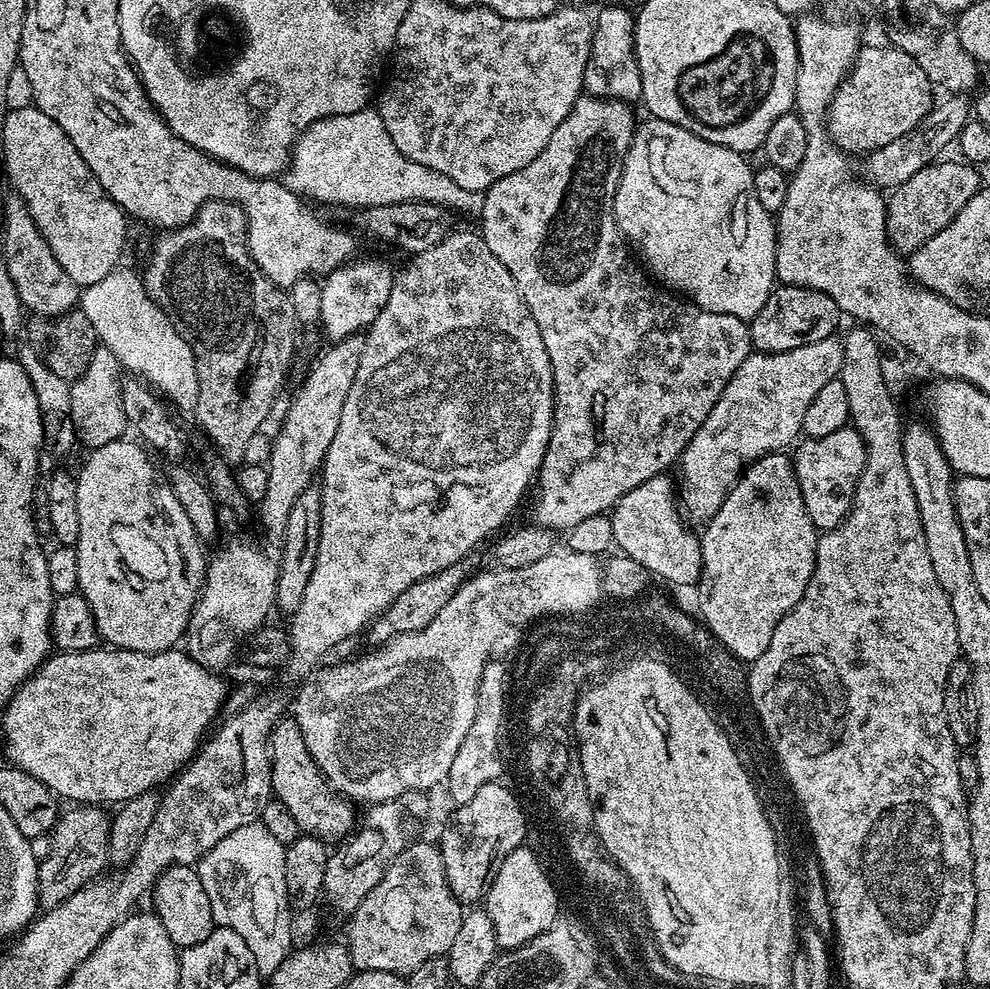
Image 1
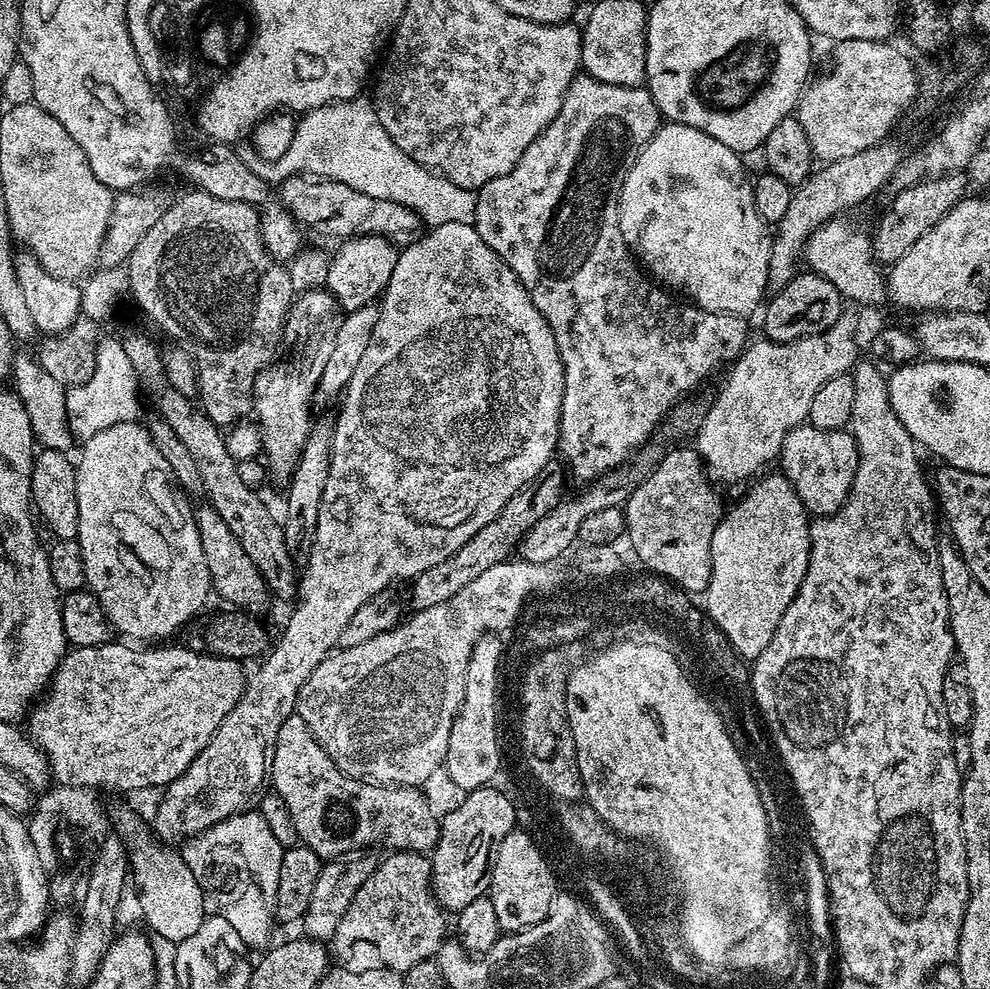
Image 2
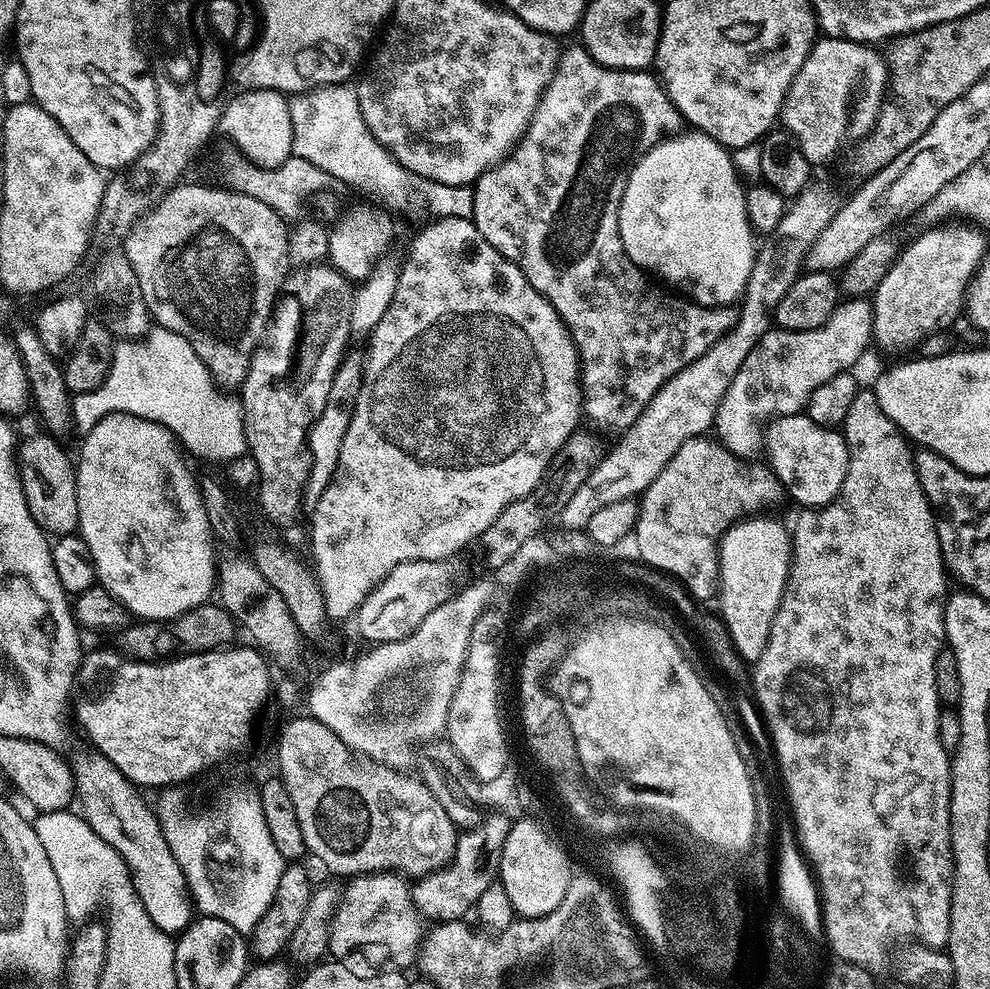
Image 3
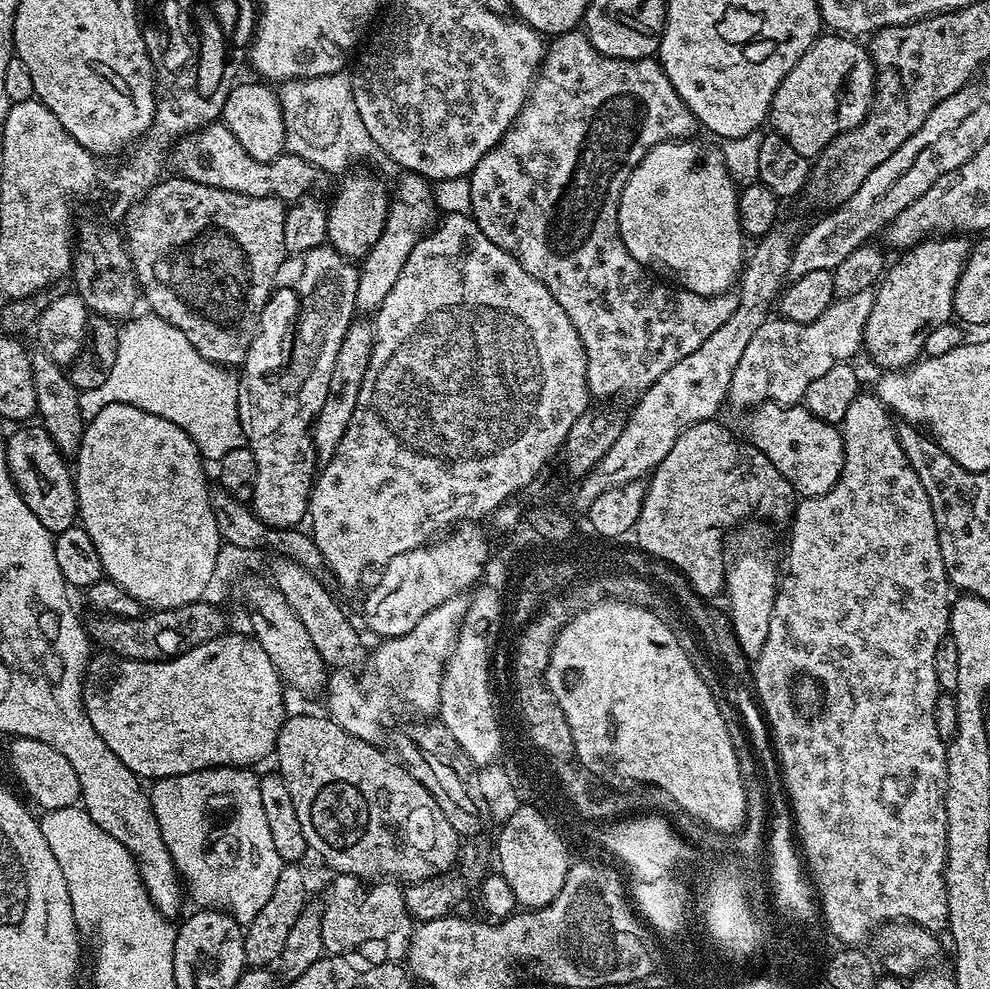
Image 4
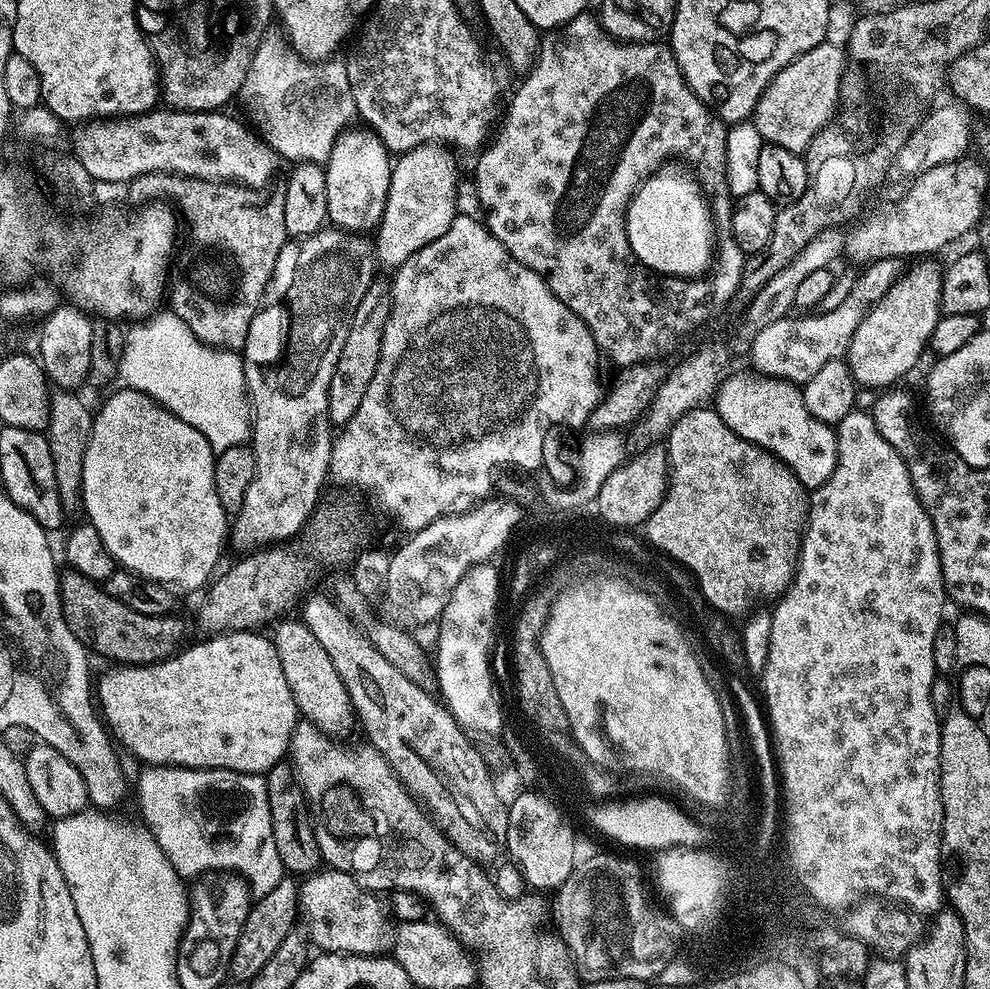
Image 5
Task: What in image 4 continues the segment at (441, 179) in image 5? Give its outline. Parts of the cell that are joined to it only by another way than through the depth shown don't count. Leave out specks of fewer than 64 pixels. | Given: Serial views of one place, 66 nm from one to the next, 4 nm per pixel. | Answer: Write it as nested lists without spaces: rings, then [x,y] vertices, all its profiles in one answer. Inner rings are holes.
[[[404,174],[401,177],[396,192],[394,188],[394,199],[388,205],[388,221],[382,230],[382,238],[378,238],[371,252],[363,257],[359,265],[360,281],[356,306],[361,313],[372,314],[379,308],[386,294],[390,294],[394,282],[398,282],[398,274],[402,274],[402,266],[406,266],[406,258],[410,258],[410,250],[414,250],[420,237],[433,227],[438,216],[433,185],[423,176]]]

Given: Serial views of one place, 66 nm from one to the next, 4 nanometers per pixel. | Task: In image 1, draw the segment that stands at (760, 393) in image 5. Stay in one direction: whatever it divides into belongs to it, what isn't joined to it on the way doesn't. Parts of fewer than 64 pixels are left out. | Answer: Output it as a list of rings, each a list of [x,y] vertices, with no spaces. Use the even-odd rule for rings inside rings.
[[[849,426],[826,434],[826,438],[808,438],[794,456],[796,481],[806,502],[806,514],[818,530],[836,528],[848,517],[858,480],[866,462],[864,440],[855,428]]]

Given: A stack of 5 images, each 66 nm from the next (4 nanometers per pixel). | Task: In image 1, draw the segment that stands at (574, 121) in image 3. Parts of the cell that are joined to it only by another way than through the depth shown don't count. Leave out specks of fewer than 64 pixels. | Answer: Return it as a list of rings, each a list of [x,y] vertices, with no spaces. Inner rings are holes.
[[[580,95],[574,102],[570,114],[550,134],[550,142],[534,158],[532,164],[528,164],[522,170],[514,174],[506,174],[506,178],[498,178],[494,186],[490,186],[484,193],[484,205],[482,214],[478,218],[479,235],[483,236],[486,246],[490,246],[490,254],[510,270],[510,278],[514,278],[516,288],[520,295],[524,297],[526,306],[538,322],[542,330],[542,342],[546,342],[546,354],[550,354],[550,366],[552,367],[552,433],[548,439],[548,449],[540,463],[538,473],[538,487],[536,492],[536,505],[532,512],[536,515],[535,523],[539,527],[549,530],[567,530],[578,526],[578,522],[586,518],[603,516],[609,510],[615,508],[616,503],[624,497],[634,486],[642,486],[655,476],[663,476],[669,471],[668,467],[675,465],[680,459],[680,455],[686,450],[690,438],[706,422],[710,410],[722,398],[730,378],[742,366],[742,362],[753,351],[752,334],[749,325],[745,321],[734,318],[730,314],[714,314],[710,310],[702,310],[698,305],[665,290],[663,287],[648,288],[644,281],[645,273],[639,272],[636,268],[624,268],[628,264],[628,252],[626,241],[620,235],[620,228],[616,225],[616,215],[614,214],[614,194],[618,190],[620,175],[624,169],[624,159],[632,145],[632,139],[636,136],[638,119],[632,113],[633,105],[622,100],[604,100],[602,106],[608,112],[620,112],[624,119],[624,124],[616,116],[599,116],[596,112],[580,112],[583,108],[596,108],[602,104],[601,97]],[[528,192],[533,192],[536,196],[548,196],[545,200],[528,200]]]

